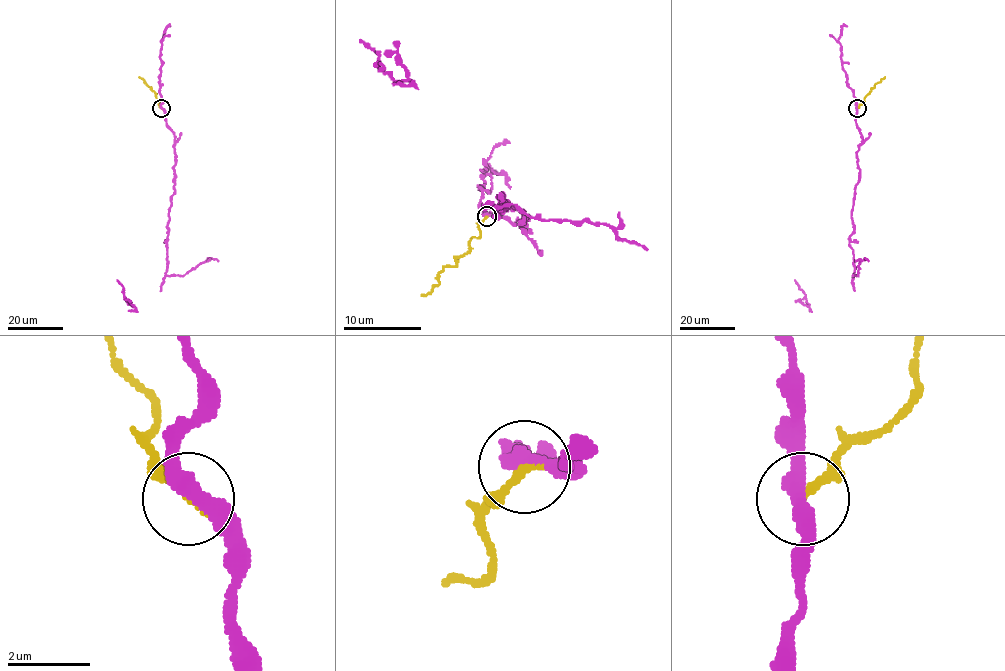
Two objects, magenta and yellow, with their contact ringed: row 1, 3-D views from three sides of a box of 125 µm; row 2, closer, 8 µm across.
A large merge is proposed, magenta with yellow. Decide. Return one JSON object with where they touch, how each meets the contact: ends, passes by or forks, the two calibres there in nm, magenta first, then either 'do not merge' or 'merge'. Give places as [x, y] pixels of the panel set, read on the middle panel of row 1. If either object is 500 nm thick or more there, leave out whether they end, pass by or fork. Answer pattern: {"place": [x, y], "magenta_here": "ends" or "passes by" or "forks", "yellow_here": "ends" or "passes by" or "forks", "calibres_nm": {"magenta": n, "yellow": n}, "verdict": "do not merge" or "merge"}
{"place": [486, 216], "magenta_here": "passes by", "yellow_here": "ends", "calibres_nm": {"magenta": 400, "yellow": 200}, "verdict": "do not merge"}

